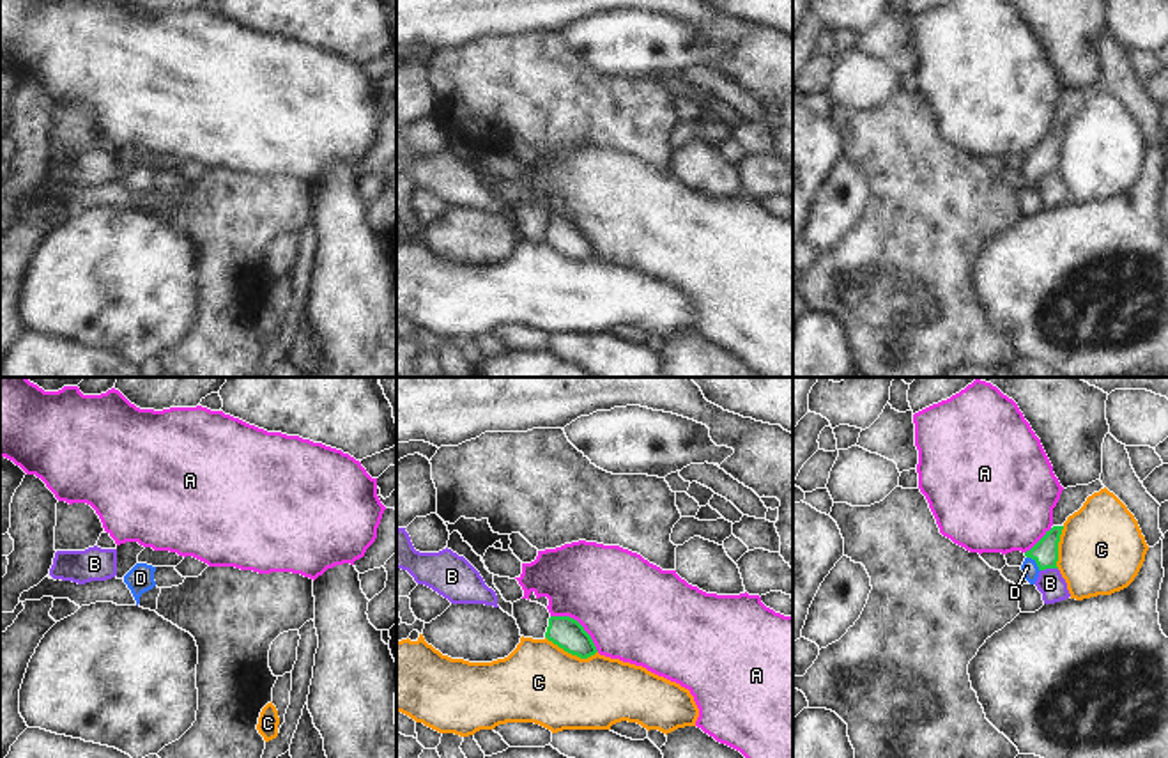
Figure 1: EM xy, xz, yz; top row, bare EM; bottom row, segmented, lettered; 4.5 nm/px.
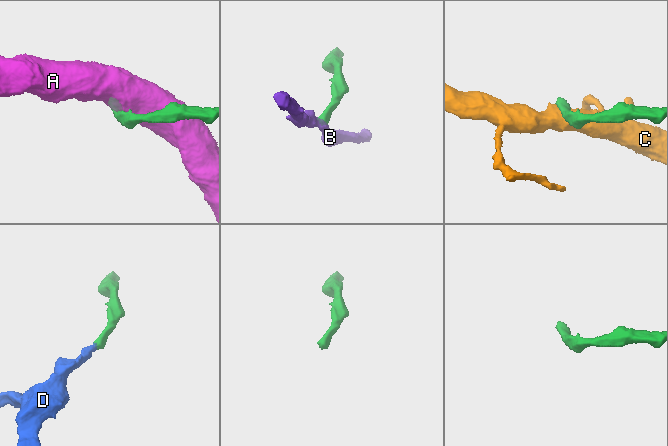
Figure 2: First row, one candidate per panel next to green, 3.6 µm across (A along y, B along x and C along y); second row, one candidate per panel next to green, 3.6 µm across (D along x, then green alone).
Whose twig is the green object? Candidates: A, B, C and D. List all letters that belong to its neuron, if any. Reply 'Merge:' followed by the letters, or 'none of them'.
Merge: D

